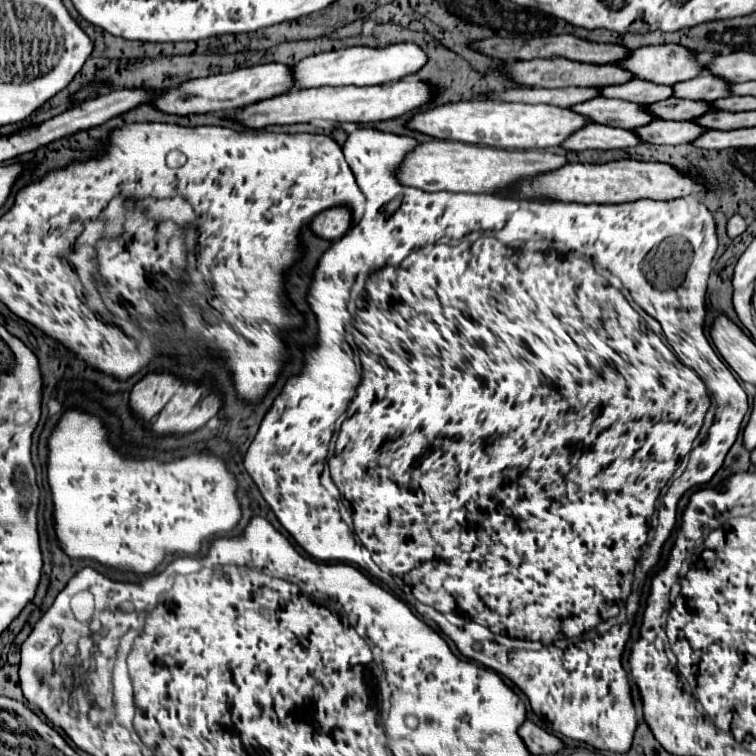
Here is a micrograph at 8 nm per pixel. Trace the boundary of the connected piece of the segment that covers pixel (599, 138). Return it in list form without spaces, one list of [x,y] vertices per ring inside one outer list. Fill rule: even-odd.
[[[584,125],[564,139],[560,145],[566,151],[586,151],[586,149],[626,149],[640,145],[642,141],[626,129],[612,129],[608,125]]]

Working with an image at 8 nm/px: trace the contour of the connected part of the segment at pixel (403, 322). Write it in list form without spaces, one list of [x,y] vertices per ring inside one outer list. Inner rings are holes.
[[[356,129],[356,131],[352,131],[352,133],[350,133],[350,135],[348,135],[348,139],[346,139],[346,143],[344,143],[344,147],[342,147],[342,151],[344,151],[344,157],[346,157],[346,163],[348,163],[348,165],[350,165],[350,169],[352,169],[352,173],[354,173],[354,177],[356,177],[356,183],[358,183],[358,187],[360,187],[360,191],[362,191],[362,193],[364,193],[364,197],[366,197],[366,211],[364,211],[364,217],[362,217],[362,219],[360,219],[360,223],[358,223],[358,225],[356,225],[356,227],[354,227],[354,229],[350,229],[350,231],[348,231],[348,233],[346,233],[346,235],[344,235],[344,237],[342,237],[342,239],[338,239],[338,241],[336,241],[336,243],[332,243],[332,245],[330,245],[330,247],[328,247],[328,249],[326,249],[326,251],[324,251],[324,253],[322,253],[322,255],[320,255],[320,259],[318,259],[318,265],[316,265],[316,269],[314,269],[314,273],[312,273],[312,283],[310,283],[310,289],[308,289],[308,295],[306,295],[306,301],[308,301],[308,305],[310,305],[310,309],[312,309],[312,313],[314,313],[314,315],[316,315],[316,323],[318,323],[318,337],[316,337],[316,341],[318,341],[318,343],[316,343],[316,347],[314,347],[314,349],[302,349],[302,355],[304,355],[304,367],[302,367],[302,371],[300,371],[300,373],[298,373],[298,375],[294,375],[294,377],[290,377],[290,379],[288,379],[288,381],[286,381],[286,383],[284,383],[284,389],[282,389],[282,393],[280,393],[280,395],[278,395],[278,397],[276,397],[276,399],[274,399],[274,403],[272,403],[272,407],[270,407],[270,409],[268,409],[268,413],[266,413],[266,415],[264,415],[264,419],[262,419],[262,423],[260,423],[260,429],[258,429],[258,433],[256,433],[256,437],[254,437],[254,441],[252,441],[252,443],[250,443],[250,447],[248,447],[248,451],[246,451],[246,455],[244,455],[244,467],[246,467],[246,471],[248,471],[248,475],[250,475],[250,477],[252,477],[252,479],[254,479],[254,483],[256,483],[256,485],[258,485],[258,489],[260,489],[260,493],[262,493],[262,497],[264,497],[264,499],[266,499],[266,503],[268,503],[268,505],[270,505],[270,507],[272,507],[272,511],[274,511],[274,515],[276,515],[276,517],[278,517],[278,521],[280,521],[280,523],[282,523],[282,527],[284,527],[284,529],[286,529],[286,531],[288,531],[288,533],[290,533],[290,535],[292,535],[292,537],[294,537],[294,539],[296,539],[296,543],[298,543],[298,545],[300,545],[300,547],[302,547],[302,549],[304,549],[304,551],[306,551],[306,553],[308,553],[308,555],[310,555],[310,557],[312,557],[312,559],[318,559],[318,561],[326,561],[326,563],[332,563],[332,561],[344,561],[344,563],[358,563],[358,561],[364,561],[364,559],[362,559],[362,553],[360,553],[360,547],[358,547],[358,545],[356,545],[356,541],[354,541],[354,535],[352,535],[352,531],[350,531],[350,529],[348,529],[348,525],[346,525],[346,523],[344,523],[344,521],[342,521],[342,519],[340,519],[340,513],[338,513],[338,501],[336,501],[336,499],[338,499],[338,500],[339,500],[339,505],[340,505],[340,502],[341,502],[341,503],[342,503],[342,504],[344,504],[344,505],[345,505],[345,506],[346,506],[346,507],[348,507],[348,508],[349,508],[349,509],[350,509],[350,511],[351,511],[351,513],[352,513],[352,521],[354,521],[354,531],[356,531],[356,535],[358,535],[358,537],[360,537],[360,539],[359,539],[359,541],[360,541],[360,542],[359,542],[359,543],[360,543],[360,544],[362,544],[362,543],[364,543],[364,547],[366,547],[366,549],[368,549],[368,551],[370,551],[370,555],[372,555],[372,561],[374,561],[374,563],[376,563],[376,565],[378,565],[378,567],[379,567],[379,568],[380,568],[380,569],[382,569],[382,570],[381,570],[381,571],[382,571],[382,572],[384,572],[384,573],[388,573],[388,575],[390,575],[390,577],[392,577],[392,579],[394,579],[394,581],[395,581],[395,584],[396,584],[396,585],[398,585],[398,587],[400,587],[400,589],[402,589],[402,591],[404,591],[404,593],[410,593],[410,595],[414,595],[414,597],[416,597],[416,599],[418,599],[418,601],[420,601],[420,603],[424,603],[424,605],[430,605],[430,607],[434,607],[434,609],[436,609],[436,611],[440,611],[440,613],[452,613],[452,615],[456,615],[456,617],[460,617],[460,619],[466,619],[466,621],[474,621],[474,623],[480,623],[480,625],[484,625],[484,627],[488,627],[488,629],[490,629],[490,631],[492,631],[492,633],[496,633],[496,635],[506,635],[506,637],[512,637],[512,639],[526,639],[526,641],[540,641],[540,643],[556,643],[556,641],[562,641],[562,639],[566,639],[566,637],[578,637],[578,635],[582,635],[582,633],[584,633],[584,631],[588,631],[588,629],[596,629],[596,627],[597,627],[597,629],[596,629],[596,630],[597,630],[597,631],[598,631],[598,632],[600,632],[600,633],[604,633],[604,632],[606,632],[606,631],[608,631],[608,630],[609,630],[609,629],[611,629],[611,628],[612,628],[612,627],[613,627],[613,626],[617,626],[617,625],[620,625],[620,624],[623,624],[623,623],[626,623],[626,622],[628,622],[628,621],[631,621],[631,620],[632,620],[632,619],[633,619],[633,621],[634,621],[634,618],[635,618],[635,615],[636,615],[636,613],[637,613],[637,611],[638,611],[638,609],[639,609],[639,607],[640,607],[640,604],[639,604],[639,603],[640,603],[640,597],[641,597],[641,590],[640,590],[640,587],[641,587],[641,586],[640,586],[640,585],[642,585],[642,584],[643,584],[643,583],[644,583],[644,581],[645,581],[645,580],[644,580],[644,579],[645,579],[645,577],[646,577],[646,573],[648,573],[648,571],[652,571],[652,569],[654,569],[654,567],[656,567],[656,565],[658,565],[658,561],[660,561],[660,555],[662,555],[662,547],[664,547],[664,543],[666,543],[666,541],[668,541],[668,537],[670,537],[670,535],[672,535],[672,531],[674,531],[674,529],[676,529],[676,509],[678,509],[678,501],[680,501],[680,499],[682,499],[682,495],[684,495],[684,493],[686,493],[686,491],[688,491],[688,489],[690,489],[690,487],[694,487],[694,485],[704,485],[704,483],[708,483],[708,481],[710,481],[710,479],[712,479],[712,477],[714,477],[714,473],[716,473],[716,471],[718,471],[718,469],[720,469],[720,467],[722,467],[722,463],[724,463],[724,457],[726,457],[726,453],[728,453],[728,451],[730,451],[730,447],[732,447],[732,445],[734,445],[734,441],[736,441],[736,437],[738,437],[738,431],[740,431],[740,425],[742,425],[742,419],[744,419],[744,415],[746,415],[746,411],[748,411],[748,397],[746,397],[746,393],[744,393],[744,389],[742,389],[742,387],[740,387],[740,383],[738,383],[738,381],[736,381],[736,377],[734,377],[734,375],[732,375],[732,371],[730,371],[730,369],[728,369],[728,367],[726,367],[726,365],[724,365],[724,363],[722,363],[722,361],[720,361],[720,357],[718,357],[718,355],[716,355],[716,353],[714,353],[714,349],[712,349],[712,345],[710,345],[710,343],[708,343],[708,339],[706,339],[706,335],[704,335],[704,317],[706,317],[706,311],[704,311],[704,295],[706,295],[706,281],[708,281],[708,275],[710,275],[710,269],[712,269],[712,267],[710,267],[710,265],[712,265],[712,259],[714,259],[714,253],[716,253],[716,247],[718,247],[718,237],[716,237],[716,225],[714,225],[714,217],[712,217],[712,213],[710,213],[710,211],[708,211],[708,209],[706,209],[706,207],[704,207],[704,205],[702,205],[702,203],[698,203],[698,201],[696,201],[696,203],[690,203],[690,201],[686,201],[686,199],[670,199],[670,201],[654,201],[654,199],[638,199],[638,201],[632,201],[632,203],[620,203],[620,205],[580,205],[580,203],[538,203],[538,201],[514,201],[514,199],[506,199],[506,197],[498,197],[498,195],[488,195],[488,193],[484,193],[484,195],[480,195],[480,193],[420,193],[420,189],[408,189],[408,187],[402,187],[402,185],[400,185],[400,183],[398,183],[398,181],[396,181],[396,177],[392,177],[392,169],[396,169],[396,165],[400,165],[400,157],[404,157],[404,153],[408,153],[408,149],[412,149],[412,145],[414,145],[414,143],[418,143],[418,141],[416,141],[416,139],[412,139],[412,137],[398,137],[398,135],[392,135],[392,133],[380,133],[380,131],[374,131],[374,129]],[[390,203],[398,203],[398,205],[396,205],[396,209],[394,209],[394,211],[390,211],[390,209],[388,209],[388,207],[390,207]],[[522,209],[526,209],[526,217],[528,217],[528,235],[530,235],[530,237],[534,237],[534,235],[536,235],[536,237],[544,237],[544,239],[542,239],[542,238],[540,238],[540,239],[530,239],[530,240],[528,240],[528,241],[512,241],[512,243],[502,243],[502,241],[500,241],[500,239],[498,239],[498,237],[486,237],[486,235],[484,235],[484,233],[476,233],[476,231],[492,231],[492,233],[496,233],[496,231],[500,231],[500,229],[504,229],[504,227],[506,227],[506,223],[508,223],[508,219],[510,219],[510,217],[514,217],[514,213],[516,213],[516,211],[522,211]],[[444,237],[450,237],[450,239],[462,239],[462,237],[466,237],[466,239],[464,239],[464,241],[440,241],[440,239],[444,239]],[[398,245],[408,245],[408,249],[414,249],[414,251],[412,251],[412,253],[406,253],[406,255],[404,255],[404,259],[402,259],[402,263],[400,263],[400,265],[388,265],[388,267],[384,267],[384,265],[386,265],[386,263],[388,263],[388,259],[390,259],[390,255],[392,255],[392,253],[394,253],[394,249],[396,249],[396,247],[398,247]],[[686,253],[688,253],[688,255],[690,255],[690,257],[688,257],[688,265],[686,265],[686,271],[684,271],[684,273],[682,273],[682,275],[672,275],[672,273],[670,273],[670,271],[668,271],[668,265],[670,265],[670,263],[674,263],[674,261],[680,261],[680,259],[684,259],[684,255],[686,255]],[[599,269],[605,269],[605,270],[606,270],[606,271],[610,271],[610,273],[612,273],[612,275],[614,275],[614,276],[615,276],[615,275],[616,275],[616,277],[620,277],[620,281],[622,281],[622,283],[624,283],[624,287],[626,287],[626,289],[628,289],[628,290],[626,290],[626,289],[625,289],[625,288],[623,288],[623,289],[622,289],[622,290],[621,290],[621,291],[620,291],[620,290],[618,290],[618,289],[616,289],[616,288],[615,288],[615,287],[613,287],[613,286],[612,286],[612,285],[610,285],[610,283],[609,283],[609,282],[608,282],[608,281],[607,281],[607,279],[604,279],[604,277],[603,277],[603,276],[602,276],[602,275],[600,275],[600,274],[599,274],[599,272],[598,272],[598,270],[599,270]],[[354,302],[356,302],[356,303],[358,303],[358,309],[356,309],[356,317],[354,317],[354,323],[352,323],[352,327],[350,327],[350,333],[352,333],[352,337],[354,337],[354,341],[356,341],[356,349],[358,349],[358,355],[360,355],[360,363],[362,363],[362,379],[360,379],[360,371],[359,371],[359,369],[358,369],[358,367],[357,367],[357,366],[356,366],[356,365],[354,365],[354,361],[352,361],[352,355],[350,355],[350,353],[354,353],[354,351],[352,351],[352,347],[350,347],[350,345],[348,345],[348,343],[346,343],[346,339],[344,339],[344,331],[346,331],[346,325],[348,325],[348,323],[351,323],[351,320],[352,320],[352,313],[351,313],[351,312],[352,312],[352,311],[351,311],[351,309],[350,309],[350,307],[349,307],[349,309],[348,309],[348,307],[347,307],[347,304],[350,304],[350,305],[351,305],[351,304],[353,304],[353,303],[354,303]],[[704,383],[706,383],[706,385],[708,385],[708,389],[710,389],[710,393],[712,393],[712,397],[714,397],[714,401],[716,401],[716,405],[718,405],[718,409],[716,409],[716,405],[715,405],[715,404],[714,404],[714,403],[712,403],[712,404],[711,404],[711,406],[710,406],[710,397],[708,397],[708,389],[704,389]],[[308,423],[314,423],[314,425],[316,425],[316,429],[308,429]],[[334,423],[335,423],[335,429],[340,429],[340,433],[338,433],[338,439],[336,439],[336,449],[334,449],[334,455],[332,455],[332,457],[330,457],[330,459],[328,459],[328,467],[330,467],[330,471],[329,471],[329,469],[328,469],[328,468],[327,468],[327,467],[325,467],[325,468],[324,468],[324,461],[326,461],[326,453],[328,453],[328,445],[330,445],[330,439],[332,439],[332,435],[334,435]],[[296,439],[306,439],[306,447],[294,447],[294,443],[298,443],[298,441],[296,441]],[[692,443],[694,443],[694,444],[696,444],[696,446],[698,446],[698,445],[700,445],[700,444],[701,444],[701,443],[702,443],[702,445],[700,445],[700,447],[696,447],[696,449],[694,449],[694,451],[692,451],[692,455],[690,455],[690,463],[688,463],[688,460],[689,460],[689,457],[688,457],[688,456],[684,456],[684,457],[683,457],[683,458],[682,458],[682,455],[686,455],[686,453],[690,453],[690,449],[692,449]],[[658,495],[660,495],[660,496],[664,496],[664,497],[662,497],[662,505],[660,505],[660,511],[658,511],[658,518],[657,518],[657,511],[655,511],[655,512],[654,512],[654,509],[656,509],[656,499],[658,499]],[[650,519],[651,519],[651,527],[656,527],[656,526],[657,526],[657,524],[658,524],[658,527],[656,527],[656,535],[654,535],[654,541],[652,541],[652,545],[650,545],[650,547],[648,547],[648,549],[644,549],[644,553],[642,553],[642,559],[640,559],[640,549],[642,549],[642,545],[644,545],[644,543],[646,543],[646,539],[648,539],[648,523],[650,523]],[[548,521],[550,521],[550,529],[552,529],[552,523],[554,523],[554,529],[556,529],[556,531],[554,531],[554,535],[552,535],[552,533],[550,533],[550,539],[546,539],[546,537],[548,537],[548,533],[544,533],[544,529],[548,529]]]

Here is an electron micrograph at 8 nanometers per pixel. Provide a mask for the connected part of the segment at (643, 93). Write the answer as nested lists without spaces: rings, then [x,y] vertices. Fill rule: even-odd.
[[[626,81],[622,85],[608,85],[598,89],[602,97],[616,97],[624,99],[630,103],[640,103],[640,105],[650,105],[652,101],[662,101],[672,97],[672,87],[666,85],[656,85],[650,81]]]

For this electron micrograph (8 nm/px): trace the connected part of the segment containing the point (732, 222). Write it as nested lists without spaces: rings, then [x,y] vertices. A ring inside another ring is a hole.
[[[732,215],[726,223],[726,233],[728,233],[730,239],[734,239],[734,237],[742,235],[746,231],[746,227],[748,227],[748,223],[740,215]]]

